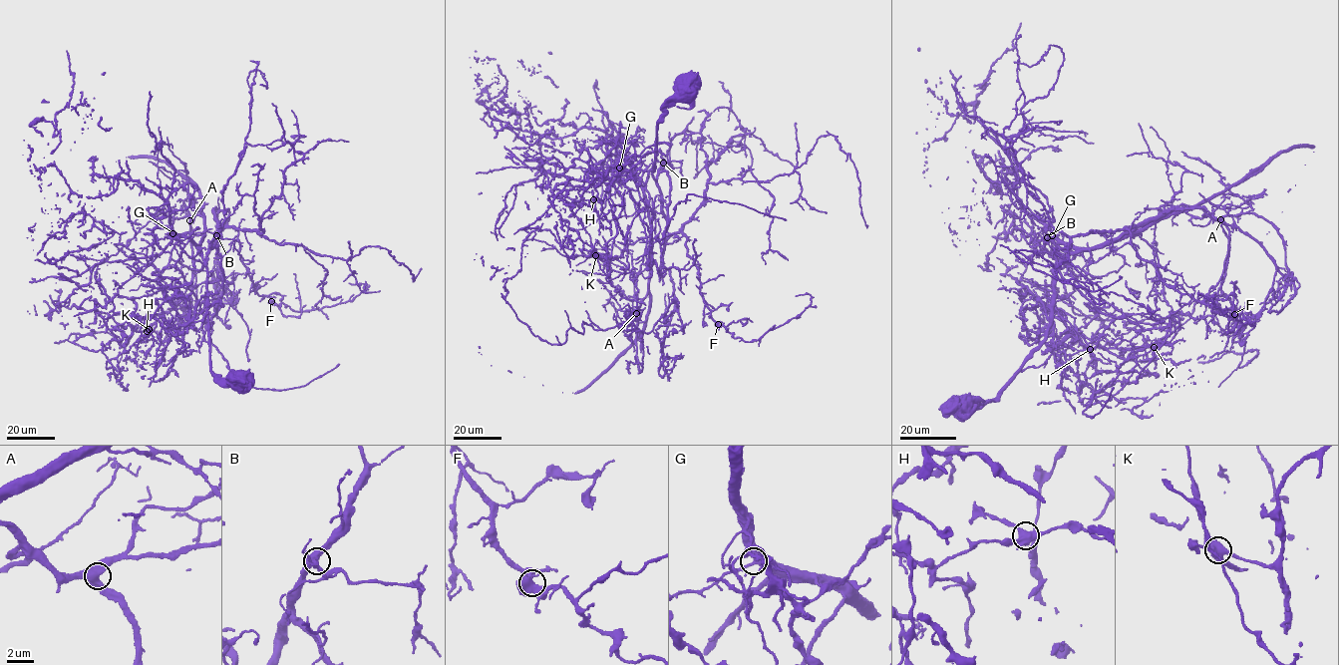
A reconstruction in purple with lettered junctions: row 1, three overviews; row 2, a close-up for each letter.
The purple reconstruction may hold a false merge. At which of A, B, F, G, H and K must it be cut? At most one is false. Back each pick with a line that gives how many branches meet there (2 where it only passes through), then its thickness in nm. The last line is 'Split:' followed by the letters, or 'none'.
K: Branches: 4. Thickness 550 nm
Split: K

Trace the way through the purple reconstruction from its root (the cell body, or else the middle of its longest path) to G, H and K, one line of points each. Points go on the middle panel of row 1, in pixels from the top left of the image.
G: (686, 93), (665, 108), (658, 121), (654, 169), (649, 171), (645, 186), (642, 187), (634, 173), (619, 167)
H: (686, 93), (658, 121), (643, 188), (626, 170), (610, 185), (573, 186), (557, 162), (593, 168), (593, 199)
K: (686, 93), (643, 188), (562, 173), (623, 157), (595, 255)

